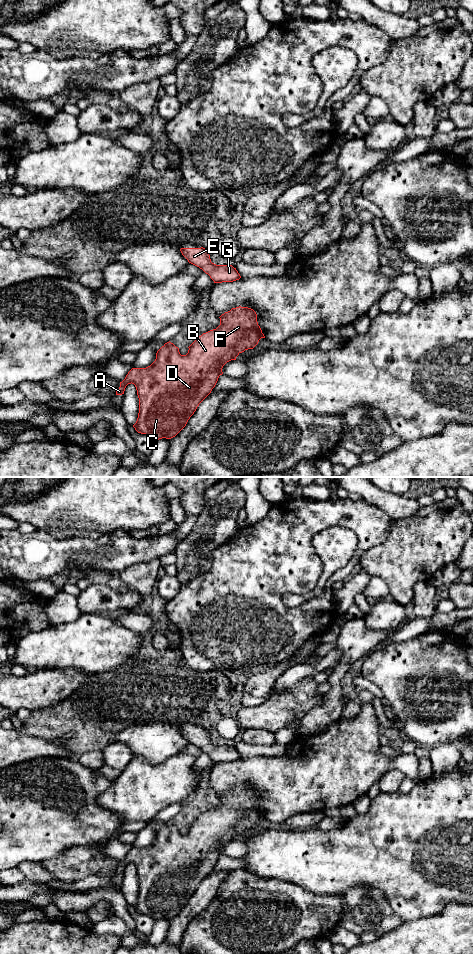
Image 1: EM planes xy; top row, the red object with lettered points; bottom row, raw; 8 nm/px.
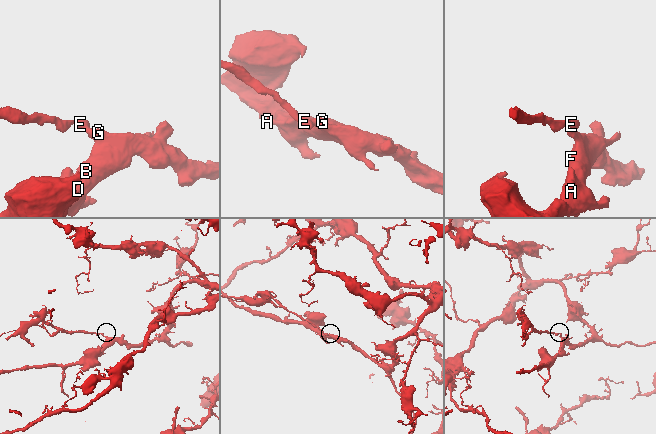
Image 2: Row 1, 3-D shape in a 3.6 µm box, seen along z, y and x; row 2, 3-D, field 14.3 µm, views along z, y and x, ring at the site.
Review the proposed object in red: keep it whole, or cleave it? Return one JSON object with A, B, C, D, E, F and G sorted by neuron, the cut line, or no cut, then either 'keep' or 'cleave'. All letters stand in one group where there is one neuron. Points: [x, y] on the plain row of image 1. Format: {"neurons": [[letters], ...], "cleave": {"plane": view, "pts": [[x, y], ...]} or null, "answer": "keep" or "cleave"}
{"neurons": [["A", "B", "C", "D", "E", "F", "G"]], "cleave": null, "answer": "keep"}

